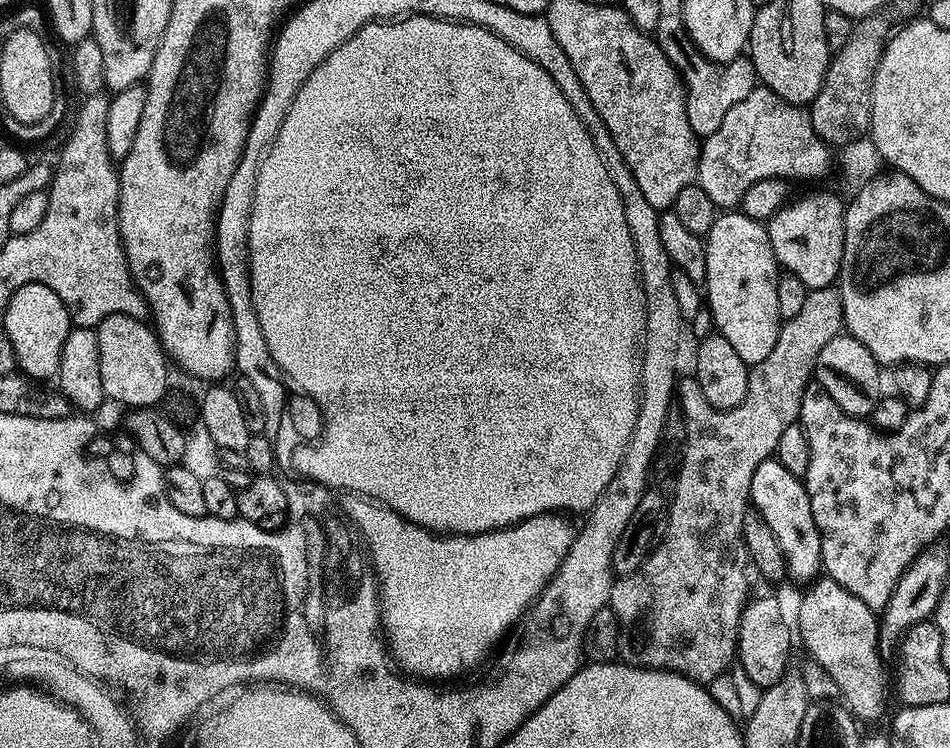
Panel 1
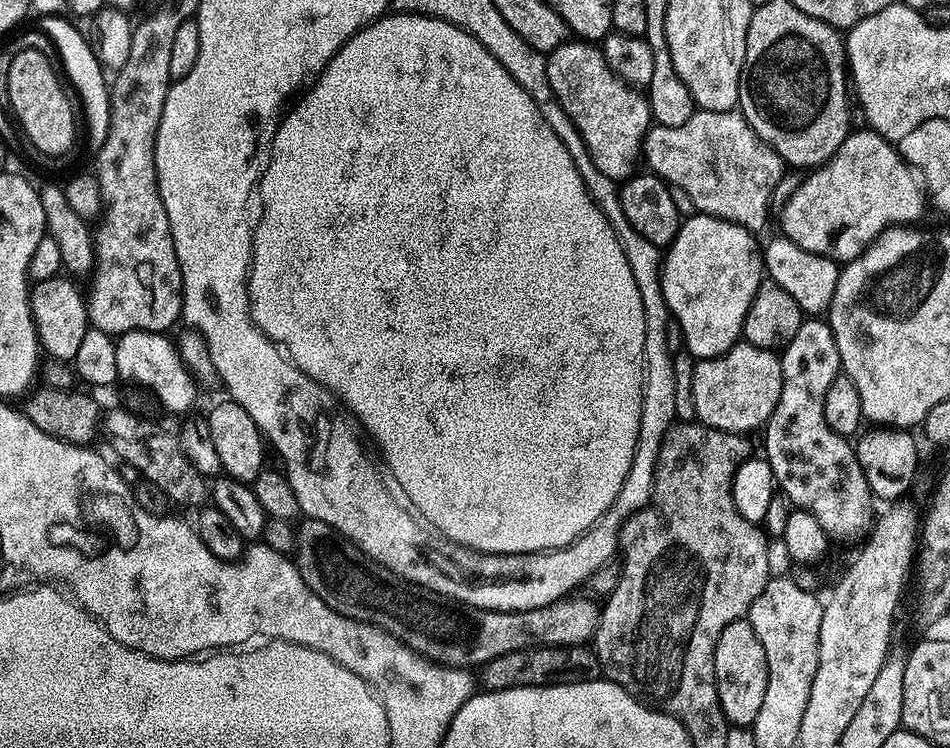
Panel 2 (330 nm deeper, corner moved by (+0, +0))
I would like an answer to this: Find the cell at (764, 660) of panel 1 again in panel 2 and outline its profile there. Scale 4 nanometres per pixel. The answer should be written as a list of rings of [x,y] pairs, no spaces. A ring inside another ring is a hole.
[[[748,619],[735,620],[718,634],[718,642],[714,650],[714,678],[718,702],[722,714],[732,726],[750,726],[758,718],[758,710],[762,710],[762,697],[766,694],[766,650],[762,650],[762,642],[758,642],[758,634],[754,634],[754,626]]]

